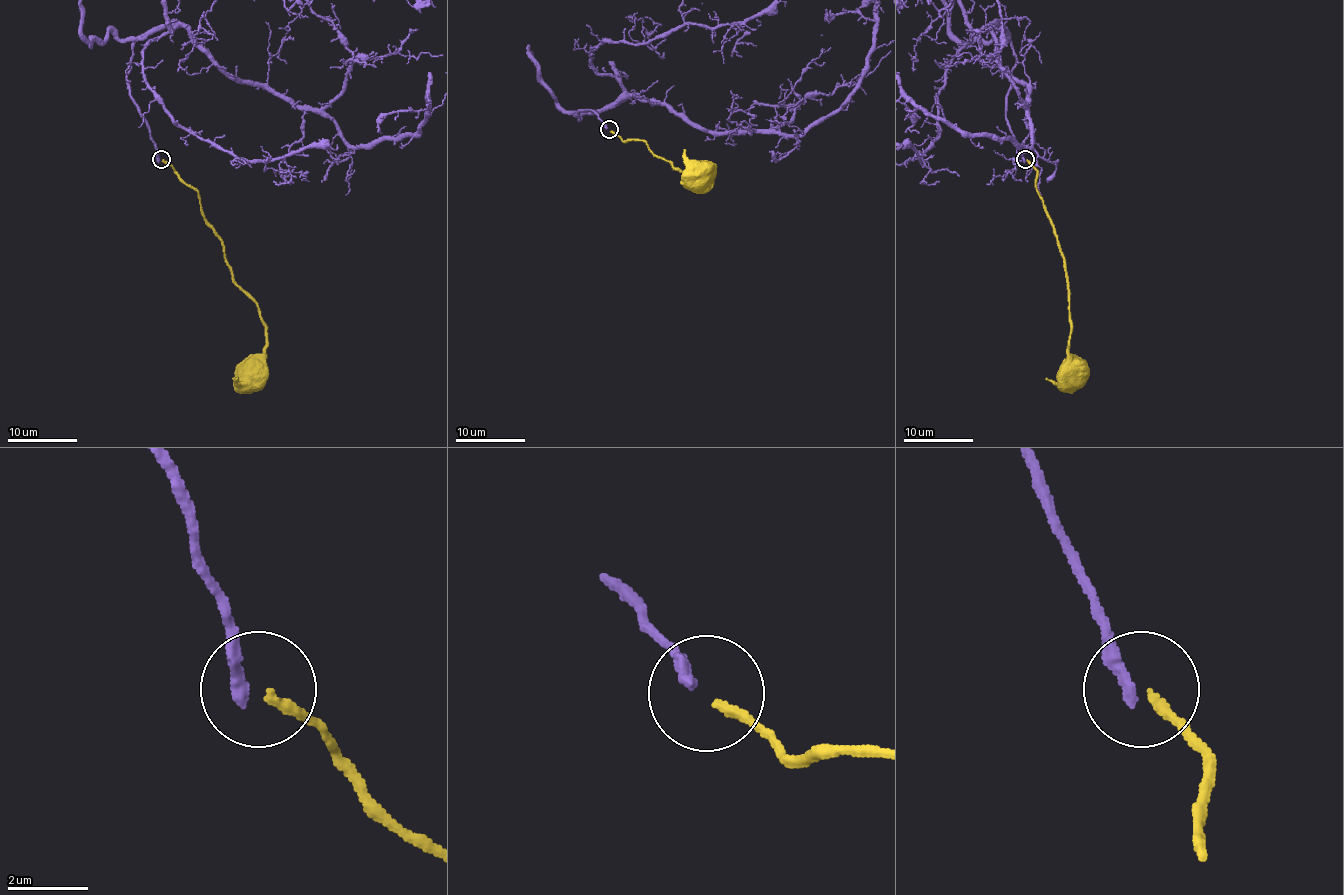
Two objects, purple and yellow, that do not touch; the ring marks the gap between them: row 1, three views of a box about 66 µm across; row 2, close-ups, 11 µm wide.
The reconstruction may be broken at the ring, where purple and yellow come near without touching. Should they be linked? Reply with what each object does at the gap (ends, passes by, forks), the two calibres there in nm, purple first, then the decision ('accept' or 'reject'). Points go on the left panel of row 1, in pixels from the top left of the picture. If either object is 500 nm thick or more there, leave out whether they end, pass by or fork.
purple ends there; yellow ends there; 340 nm thick on the purple side, 240 nm on the other; accept

